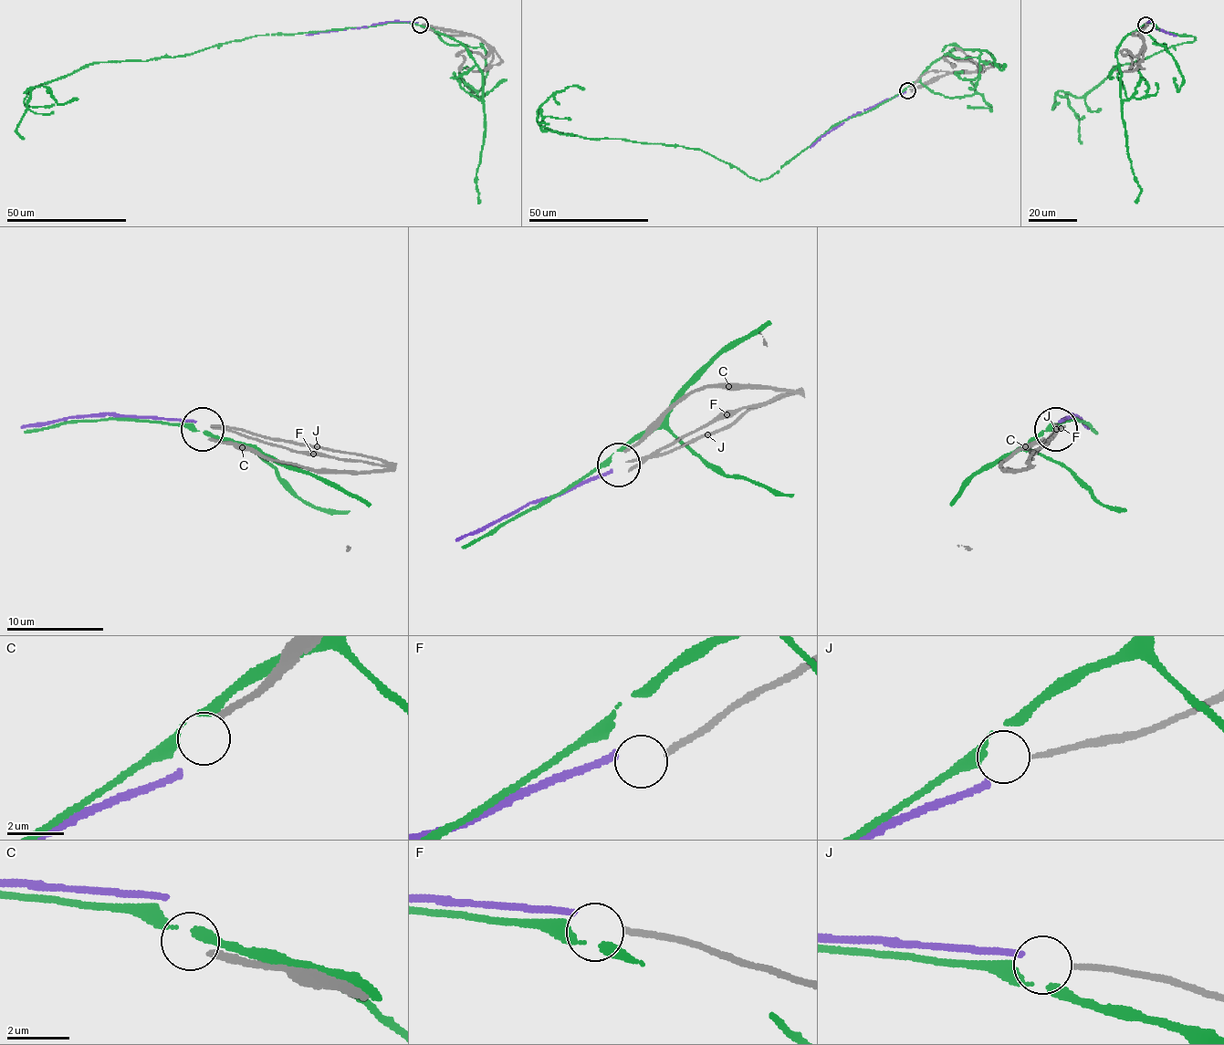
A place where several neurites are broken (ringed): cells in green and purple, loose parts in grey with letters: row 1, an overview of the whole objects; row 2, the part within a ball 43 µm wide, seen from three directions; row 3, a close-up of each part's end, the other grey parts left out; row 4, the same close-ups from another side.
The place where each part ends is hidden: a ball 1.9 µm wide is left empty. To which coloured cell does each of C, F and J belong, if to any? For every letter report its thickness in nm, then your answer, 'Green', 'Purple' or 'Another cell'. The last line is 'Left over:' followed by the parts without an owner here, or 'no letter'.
C: Thickness 240 nm. Another cell
F: Thickness 220 nm. Another cell
J: Thickness 160 nm. Green
Left over: C, F

